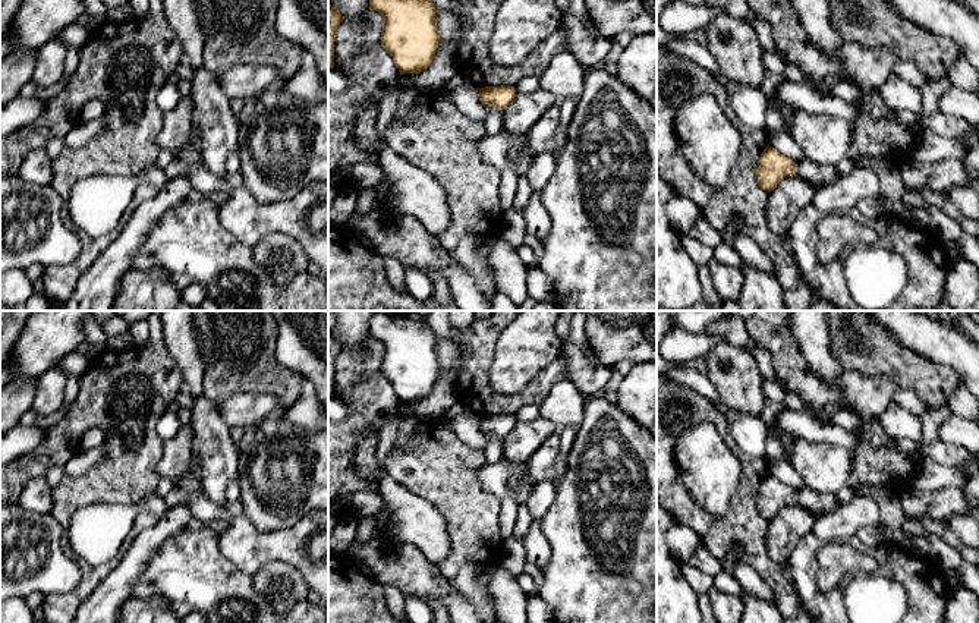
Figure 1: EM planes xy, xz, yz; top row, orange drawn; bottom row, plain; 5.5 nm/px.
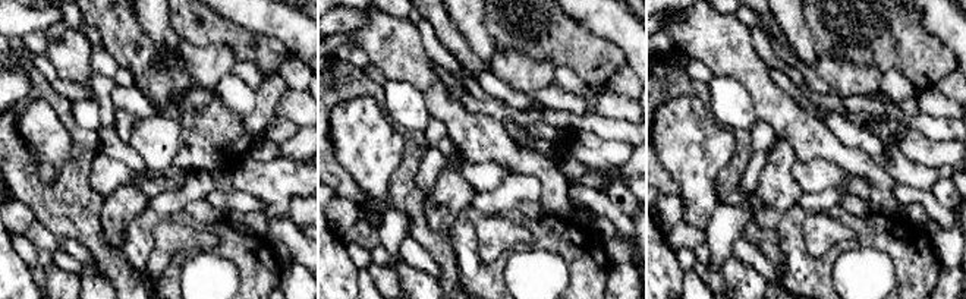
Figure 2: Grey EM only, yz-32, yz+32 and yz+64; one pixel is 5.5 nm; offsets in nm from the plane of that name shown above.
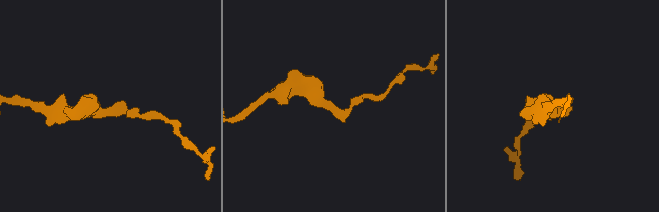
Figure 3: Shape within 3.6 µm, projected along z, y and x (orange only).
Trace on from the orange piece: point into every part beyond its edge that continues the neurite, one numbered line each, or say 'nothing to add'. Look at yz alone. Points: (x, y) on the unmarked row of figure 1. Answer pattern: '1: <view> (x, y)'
1: yz (824, 503)

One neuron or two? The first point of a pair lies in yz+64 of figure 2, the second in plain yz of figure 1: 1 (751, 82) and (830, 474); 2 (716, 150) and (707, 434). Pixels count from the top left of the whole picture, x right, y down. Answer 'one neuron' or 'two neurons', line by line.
1: one neuron
2: one neuron

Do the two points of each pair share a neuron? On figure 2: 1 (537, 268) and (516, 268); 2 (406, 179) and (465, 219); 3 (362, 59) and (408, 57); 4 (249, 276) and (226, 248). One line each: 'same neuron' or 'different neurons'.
1: same neuron
2: different neurons
3: different neurons
4: same neuron

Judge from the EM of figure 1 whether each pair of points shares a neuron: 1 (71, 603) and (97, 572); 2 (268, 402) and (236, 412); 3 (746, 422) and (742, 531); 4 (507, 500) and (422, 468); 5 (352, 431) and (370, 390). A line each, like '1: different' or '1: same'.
1: same
2: same
3: different
4: different
5: same

